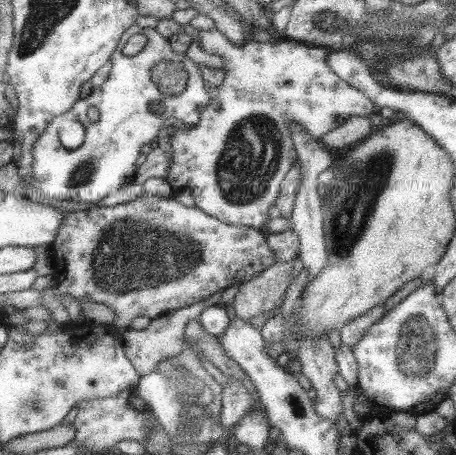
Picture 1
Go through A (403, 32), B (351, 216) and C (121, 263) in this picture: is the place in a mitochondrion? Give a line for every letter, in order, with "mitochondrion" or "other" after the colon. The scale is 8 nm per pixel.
A: mitochondrion
B: mitochondrion
C: mitochondrion

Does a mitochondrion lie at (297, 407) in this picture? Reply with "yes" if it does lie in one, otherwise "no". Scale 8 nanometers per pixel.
no

